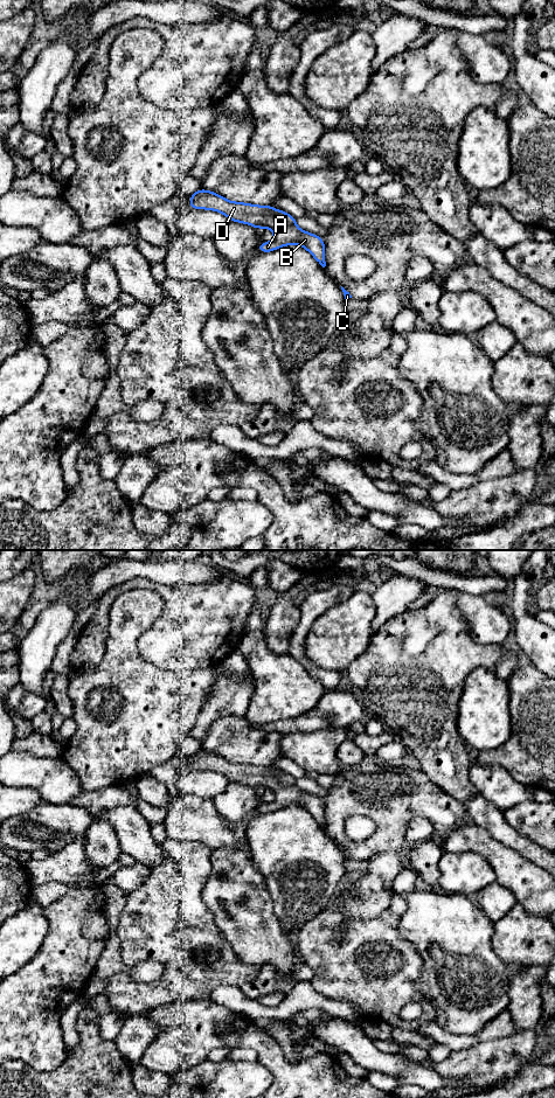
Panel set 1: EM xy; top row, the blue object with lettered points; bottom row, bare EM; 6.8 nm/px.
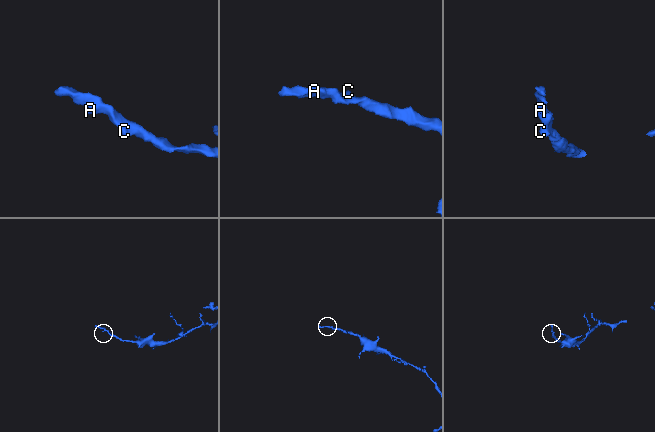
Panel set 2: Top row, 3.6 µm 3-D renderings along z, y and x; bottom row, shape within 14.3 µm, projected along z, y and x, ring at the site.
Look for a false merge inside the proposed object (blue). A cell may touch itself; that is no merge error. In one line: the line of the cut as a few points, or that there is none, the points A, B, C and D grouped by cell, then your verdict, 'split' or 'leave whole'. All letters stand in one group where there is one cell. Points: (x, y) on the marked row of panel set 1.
no cut; A B C D; leave whole

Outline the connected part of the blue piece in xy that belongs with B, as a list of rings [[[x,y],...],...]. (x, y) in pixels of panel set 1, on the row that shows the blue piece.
[[[199,189],[189,196],[192,209],[210,209],[224,214],[229,221],[250,224],[254,228],[271,228],[275,231],[275,239],[263,242],[257,246],[258,252],[270,252],[284,245],[300,244],[322,266],[325,262],[324,239],[314,234],[300,230],[296,225],[296,218],[271,206],[256,206],[242,202],[231,202],[214,192]]]

